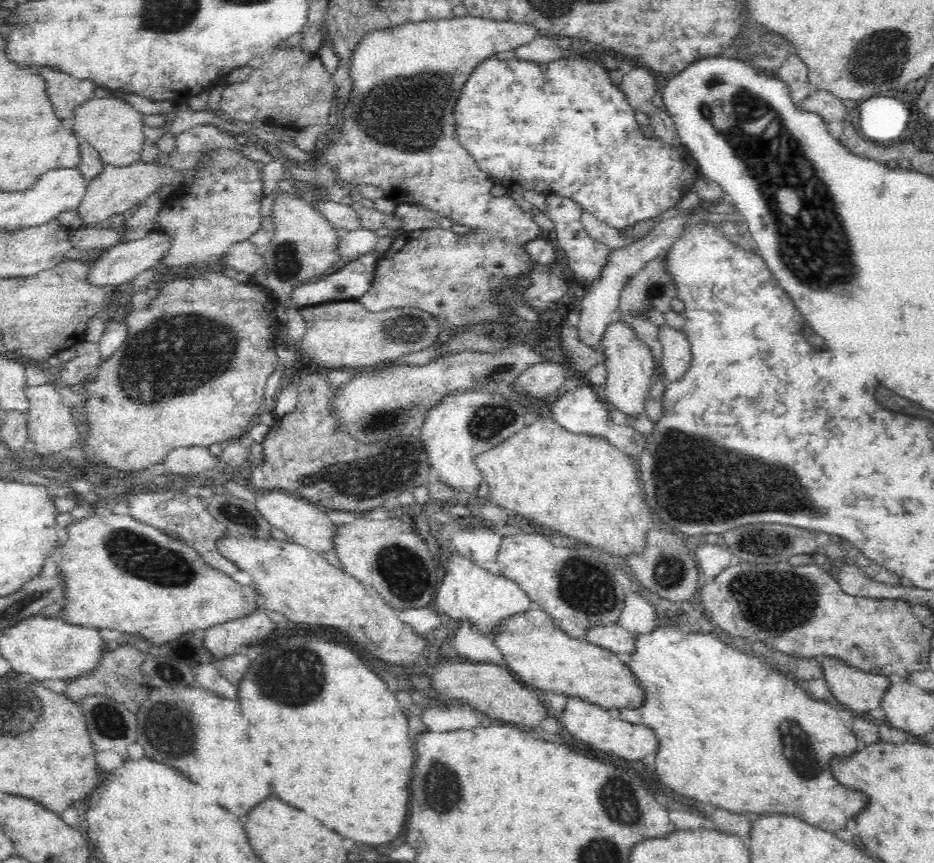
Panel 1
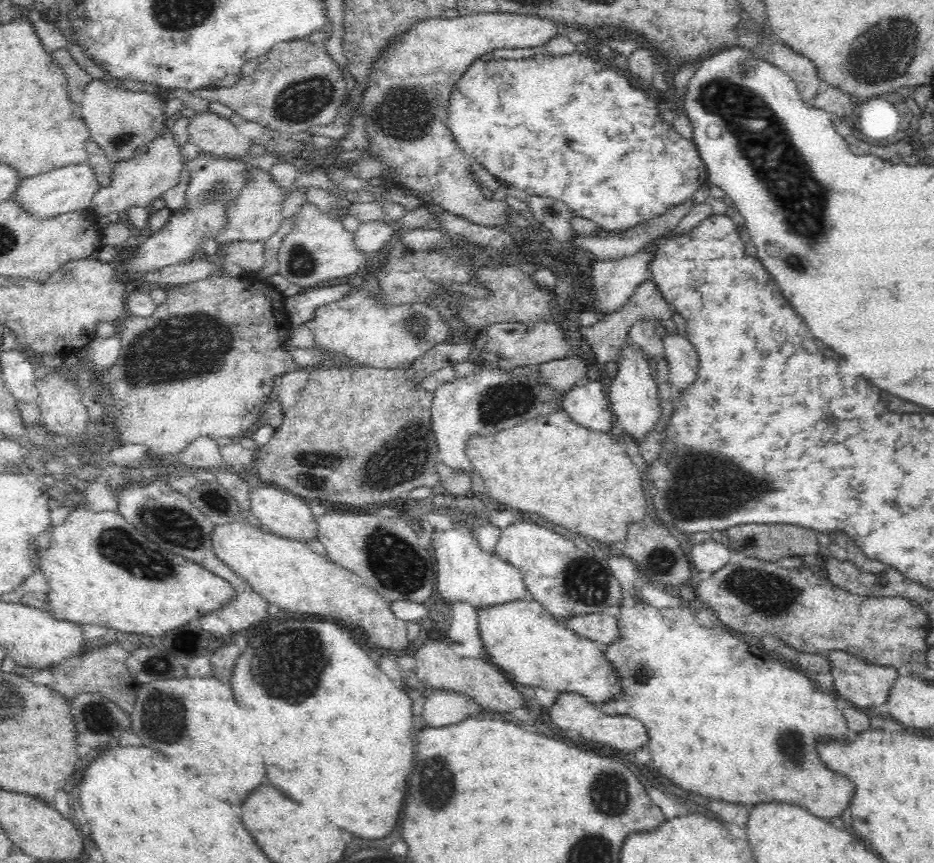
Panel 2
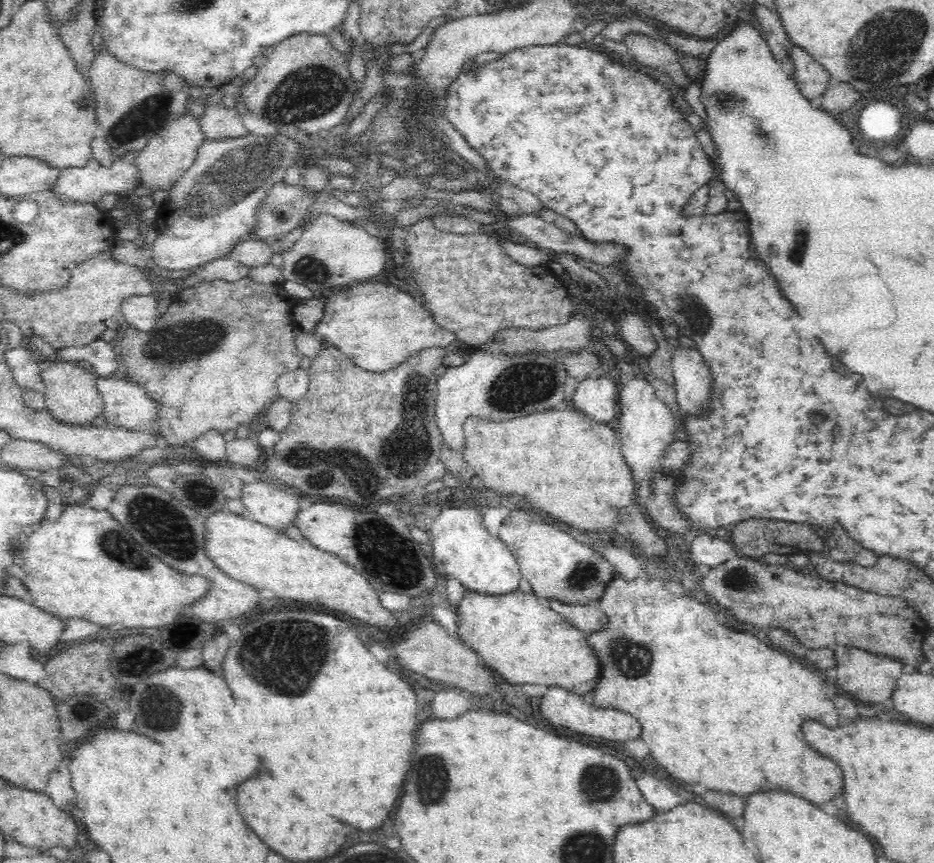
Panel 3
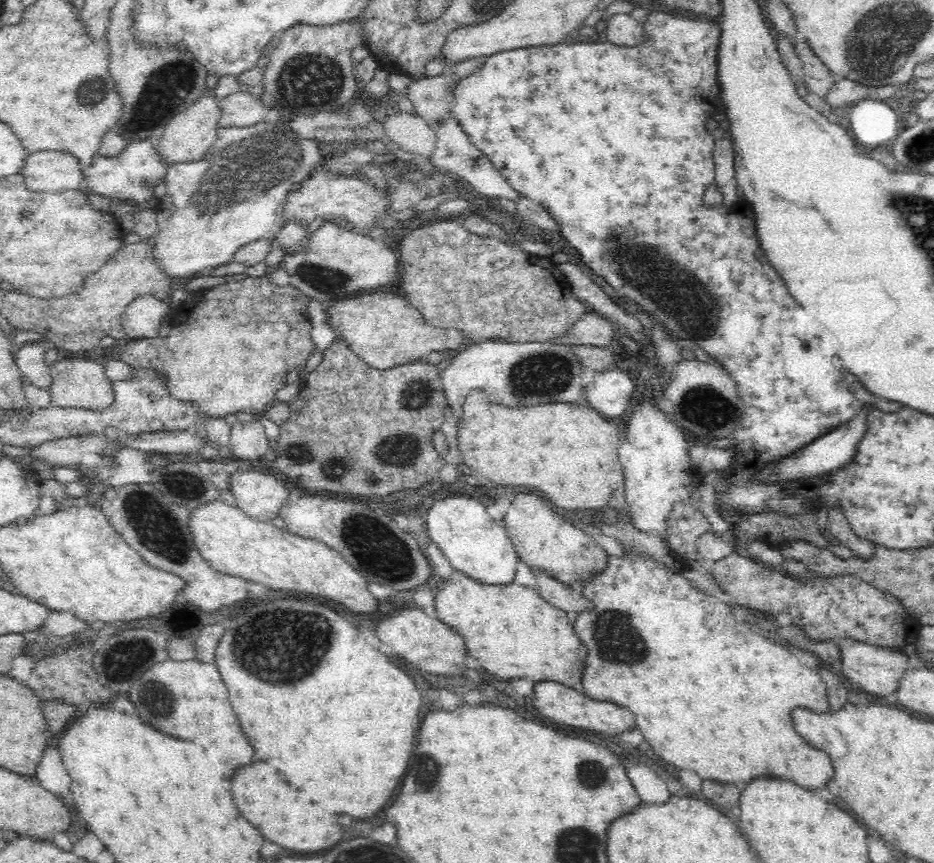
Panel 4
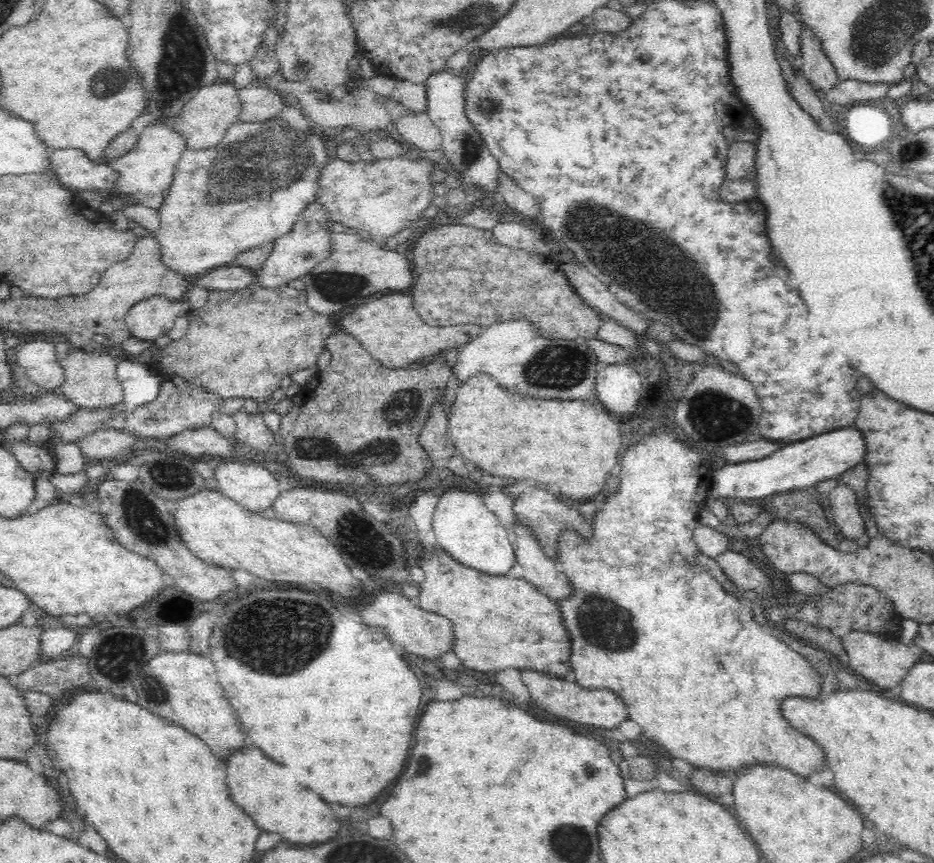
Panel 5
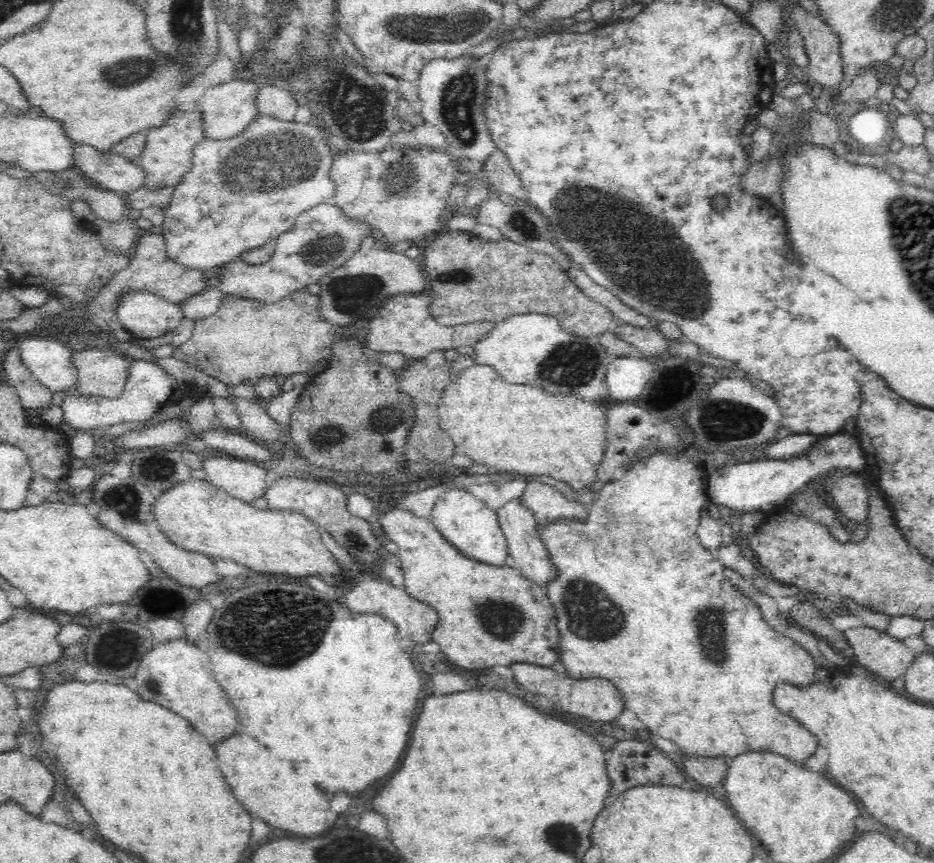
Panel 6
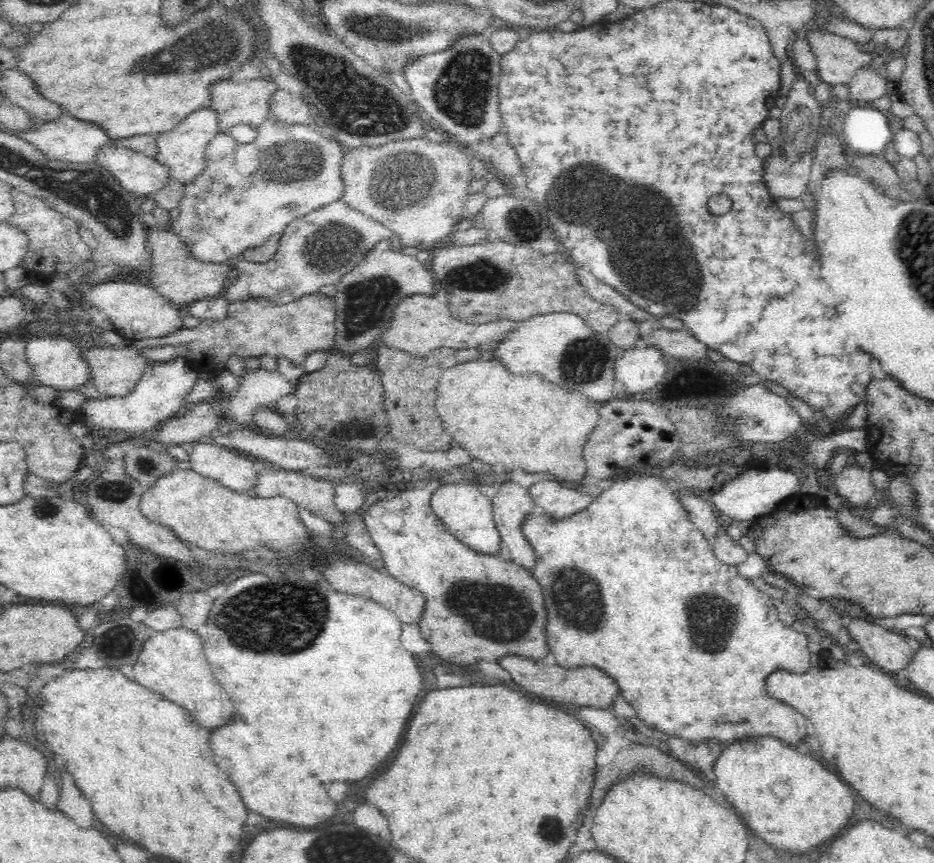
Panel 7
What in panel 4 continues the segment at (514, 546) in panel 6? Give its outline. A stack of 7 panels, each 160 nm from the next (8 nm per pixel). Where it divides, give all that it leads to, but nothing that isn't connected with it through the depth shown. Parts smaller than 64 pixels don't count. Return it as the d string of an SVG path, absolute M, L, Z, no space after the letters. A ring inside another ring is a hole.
M542 569L532 571L536 582L538 582L537 590L540 596L552 606L558 607L571 615L592 608L593 603L583 595L578 587L566 585L566 583L554 579Z

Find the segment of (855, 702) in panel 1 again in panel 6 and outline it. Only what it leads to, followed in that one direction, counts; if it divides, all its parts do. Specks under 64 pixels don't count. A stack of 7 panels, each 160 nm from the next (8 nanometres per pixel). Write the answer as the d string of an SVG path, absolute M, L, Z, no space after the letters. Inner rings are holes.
M871 627L850 628L843 632L854 649L855 665L864 666L884 680L900 678L916 654L902 641Z

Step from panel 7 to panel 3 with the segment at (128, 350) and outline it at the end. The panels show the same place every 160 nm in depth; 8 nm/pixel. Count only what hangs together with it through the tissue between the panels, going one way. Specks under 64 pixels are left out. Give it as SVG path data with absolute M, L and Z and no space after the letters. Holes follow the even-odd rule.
M56 360L50 362L49 367L41 371L42 380L46 385L46 409L45 412L50 412L54 415L57 421L73 425L87 425L100 416L103 412L104 399L100 395L100 391L96 389L96 376L87 372L86 369L75 362Z

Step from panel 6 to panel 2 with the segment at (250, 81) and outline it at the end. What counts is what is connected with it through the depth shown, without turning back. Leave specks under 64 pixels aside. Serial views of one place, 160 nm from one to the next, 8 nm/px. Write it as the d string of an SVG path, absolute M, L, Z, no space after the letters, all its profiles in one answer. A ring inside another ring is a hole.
M165 131L160 136L157 136L154 140L151 140L147 144L148 150L146 152L137 152L132 158L125 161L117 162L113 165L112 180L107 186L101 187L90 204L89 210L96 216L104 217L112 213L119 213L122 216L125 211L132 207L148 207L156 198L161 198L162 194L170 188L174 188L182 176L182 170L184 170L184 162L182 161L182 154L180 153L180 147L178 142L174 138L174 134L170 131Z

